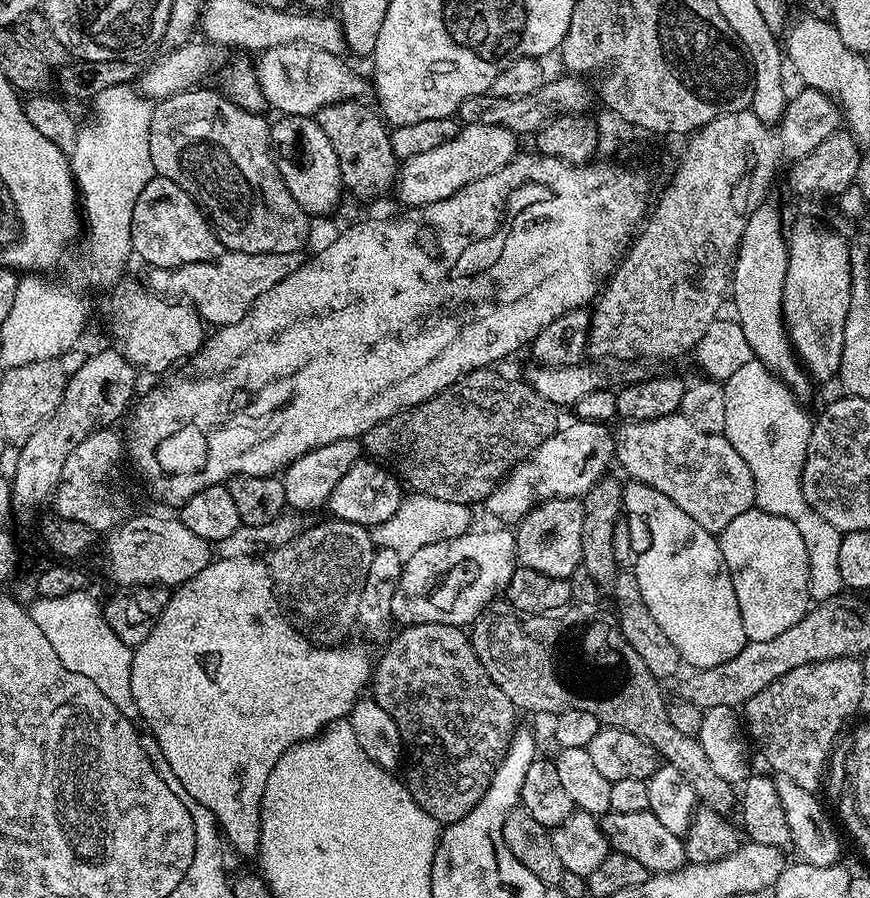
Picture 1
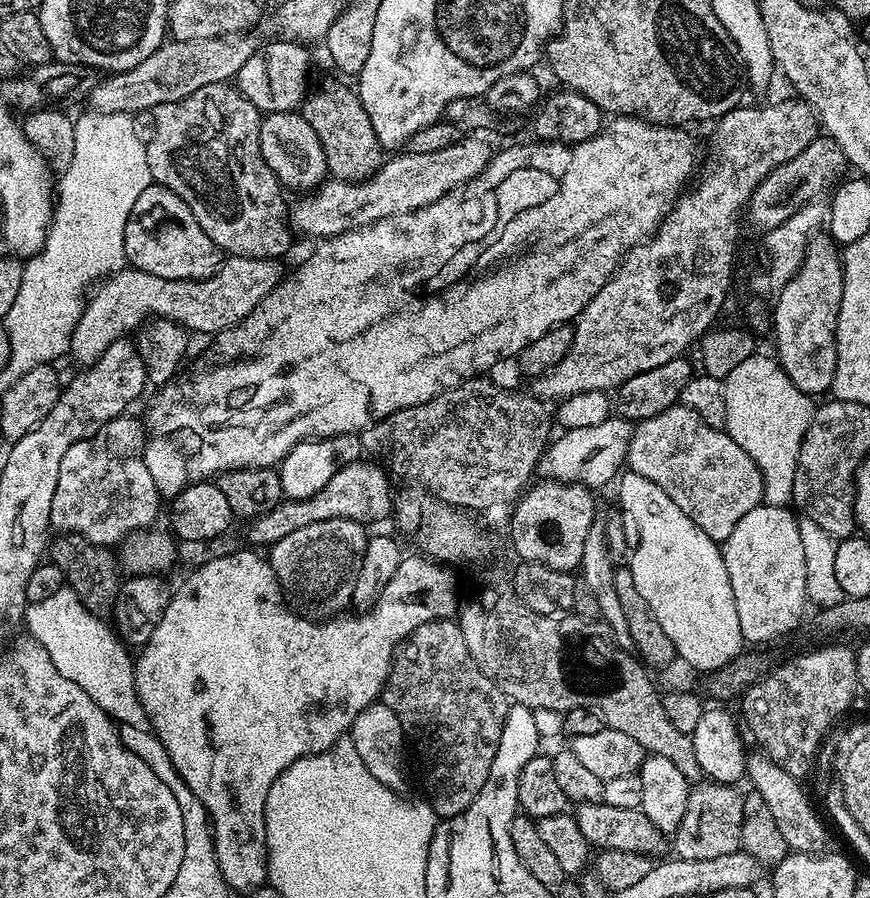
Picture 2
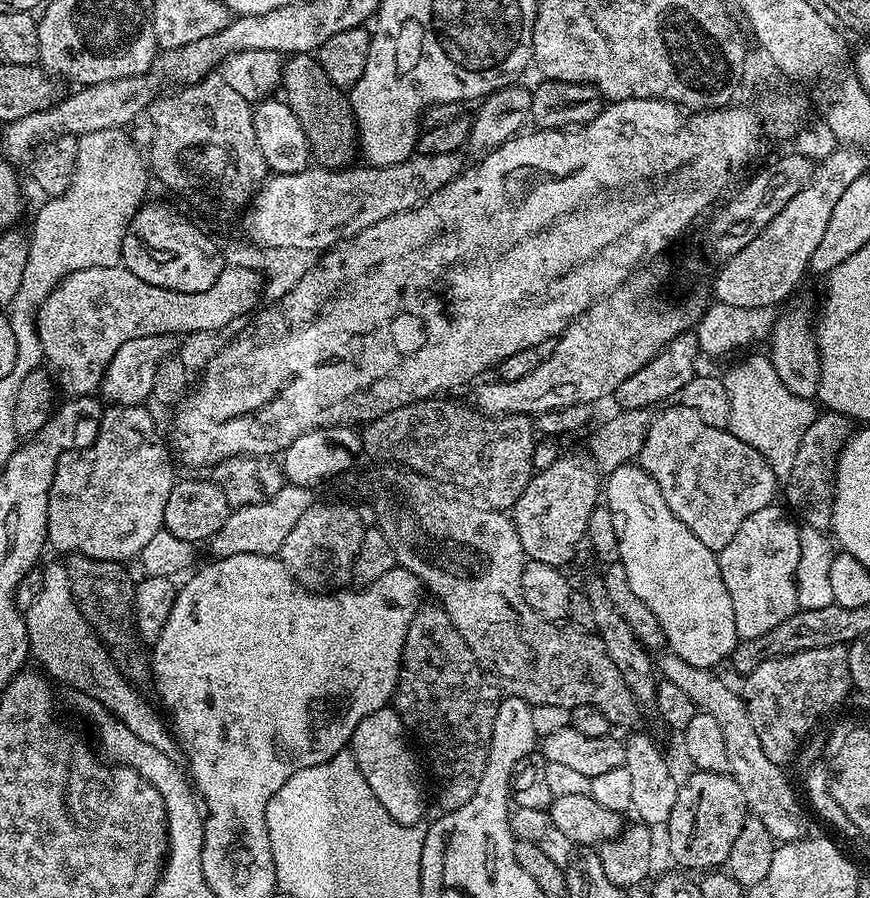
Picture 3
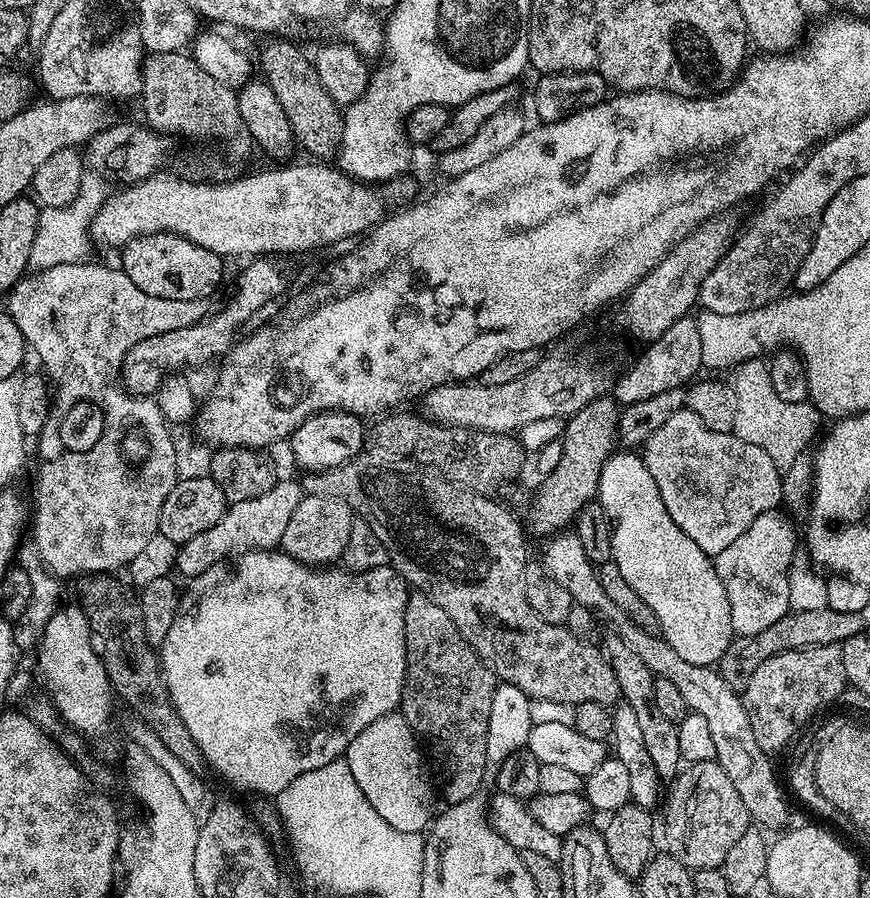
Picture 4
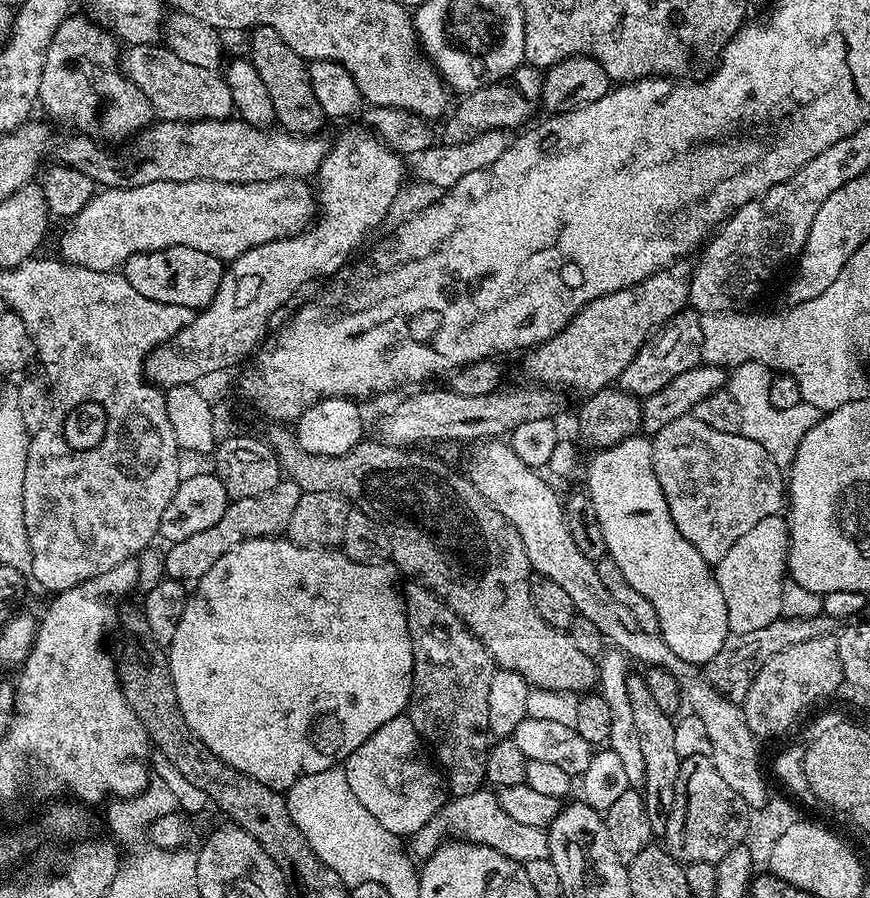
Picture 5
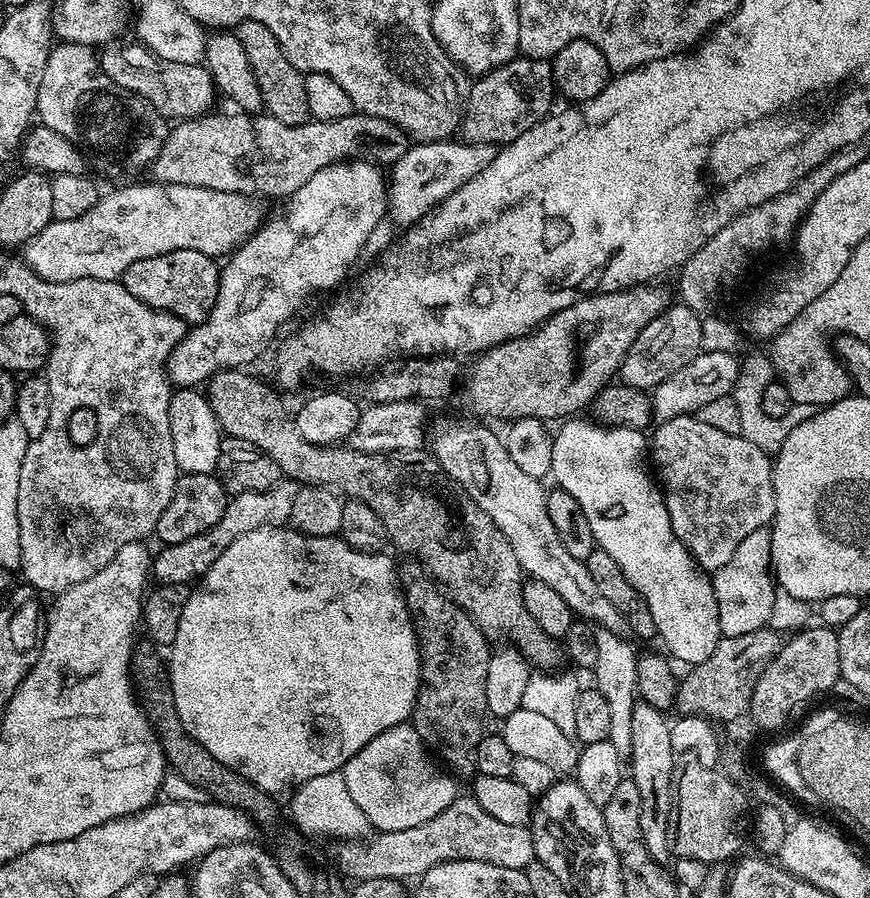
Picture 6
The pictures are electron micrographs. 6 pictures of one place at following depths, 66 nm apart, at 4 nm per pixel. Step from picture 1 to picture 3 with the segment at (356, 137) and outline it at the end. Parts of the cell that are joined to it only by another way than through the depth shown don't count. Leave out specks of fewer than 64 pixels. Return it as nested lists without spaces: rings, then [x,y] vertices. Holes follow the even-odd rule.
[[[297,52],[285,59],[282,96],[290,110],[294,110],[294,118],[302,122],[302,130],[306,130],[306,142],[312,151],[312,160],[319,167],[343,170],[355,161],[352,159],[357,159],[358,141],[352,106],[347,95],[338,86],[334,86],[330,78],[326,78],[326,70],[322,70],[315,55]]]

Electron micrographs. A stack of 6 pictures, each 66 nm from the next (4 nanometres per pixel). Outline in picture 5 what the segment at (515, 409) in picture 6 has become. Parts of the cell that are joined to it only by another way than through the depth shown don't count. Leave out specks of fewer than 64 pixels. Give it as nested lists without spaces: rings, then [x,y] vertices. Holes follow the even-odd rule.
[[[687,259],[678,260],[633,288],[591,300],[561,332],[523,353],[524,372],[532,379],[529,381],[553,390],[573,388],[584,398],[615,385],[648,337],[674,314],[689,307],[688,291],[694,268],[688,263]]]

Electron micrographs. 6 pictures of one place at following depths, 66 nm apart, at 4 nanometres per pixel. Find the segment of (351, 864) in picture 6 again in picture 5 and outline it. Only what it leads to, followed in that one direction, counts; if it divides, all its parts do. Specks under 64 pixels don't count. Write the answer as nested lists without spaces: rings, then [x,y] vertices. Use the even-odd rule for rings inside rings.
[[[481,790],[471,792],[465,796],[449,799],[444,807],[422,830],[418,830],[410,837],[410,852],[413,857],[427,858],[439,850],[442,841],[449,835],[448,828],[457,837],[463,838],[473,844],[485,844],[511,860],[547,860],[548,859],[548,833],[543,828],[522,826],[522,822],[514,822],[506,810],[502,810],[495,791]]]

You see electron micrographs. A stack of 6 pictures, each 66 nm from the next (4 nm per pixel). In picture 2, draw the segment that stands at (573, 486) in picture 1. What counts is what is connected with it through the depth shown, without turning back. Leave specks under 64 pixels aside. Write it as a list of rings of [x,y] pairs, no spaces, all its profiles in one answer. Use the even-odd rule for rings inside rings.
[[[611,415],[599,426],[582,426],[582,430],[569,428],[561,431],[549,443],[539,471],[550,480],[562,480],[565,484],[583,484],[585,488],[599,490],[621,475],[628,458],[628,447],[632,441],[634,424],[618,415]]]

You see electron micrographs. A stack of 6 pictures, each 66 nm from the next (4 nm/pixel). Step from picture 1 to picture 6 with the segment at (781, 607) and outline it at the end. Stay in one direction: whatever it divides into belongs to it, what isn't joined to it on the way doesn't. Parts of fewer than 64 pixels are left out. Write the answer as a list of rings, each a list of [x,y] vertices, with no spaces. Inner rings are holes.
[[[768,528],[754,530],[738,542],[730,562],[711,573],[714,598],[718,598],[718,626],[721,637],[738,638],[738,634],[750,634],[759,628],[769,627],[770,610],[774,610],[774,598],[778,585],[772,571],[772,533]]]

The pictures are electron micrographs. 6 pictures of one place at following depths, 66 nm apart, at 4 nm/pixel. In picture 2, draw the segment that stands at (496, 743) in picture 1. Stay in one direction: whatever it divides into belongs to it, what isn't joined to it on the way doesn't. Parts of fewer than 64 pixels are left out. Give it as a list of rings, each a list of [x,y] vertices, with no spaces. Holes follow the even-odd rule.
[[[455,619],[431,620],[418,626],[409,636],[404,637],[402,643],[397,647],[396,657],[392,660],[392,673],[388,675],[388,680],[384,683],[382,702],[386,706],[390,706],[390,710],[394,710],[394,714],[398,714],[398,722],[402,722],[405,737],[411,743],[412,740],[416,743],[416,752],[420,755],[421,762],[424,763],[424,792],[428,795],[425,796],[427,804],[436,811],[437,817],[440,818],[462,814],[462,810],[466,810],[466,806],[470,806],[470,802],[474,802],[478,790],[482,790],[482,785],[485,784],[486,778],[490,774],[490,762],[494,762],[494,754],[498,750],[498,738],[502,736],[502,726],[510,707],[510,701],[502,689],[481,670],[478,662],[474,662],[474,658],[466,646],[466,638],[462,638],[462,630]]]

